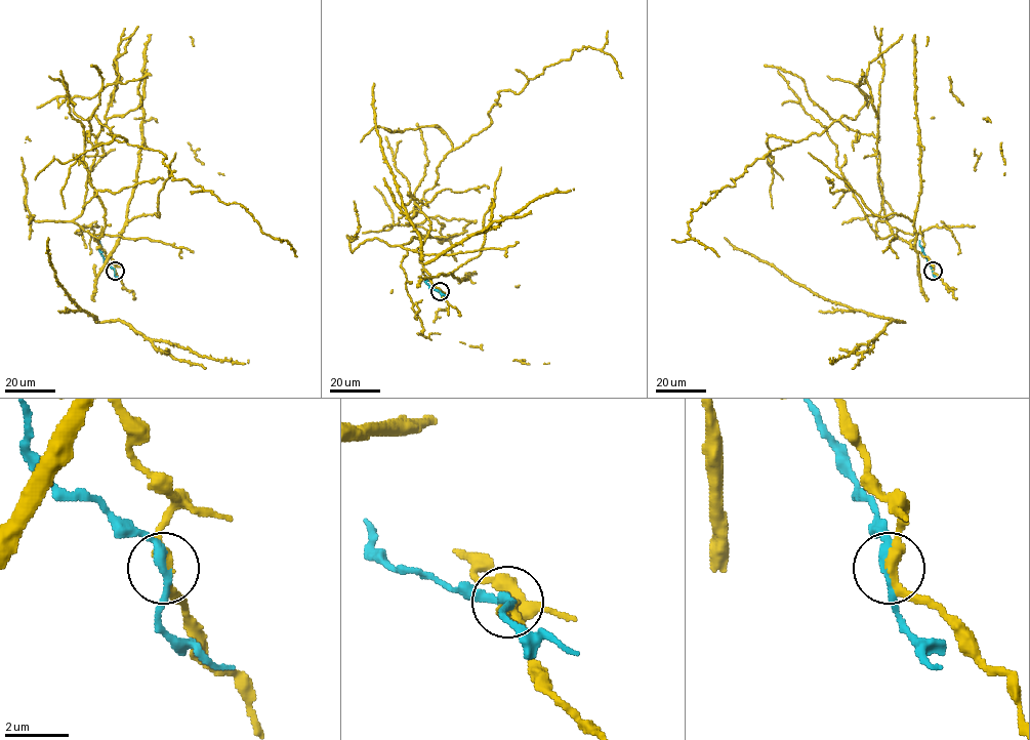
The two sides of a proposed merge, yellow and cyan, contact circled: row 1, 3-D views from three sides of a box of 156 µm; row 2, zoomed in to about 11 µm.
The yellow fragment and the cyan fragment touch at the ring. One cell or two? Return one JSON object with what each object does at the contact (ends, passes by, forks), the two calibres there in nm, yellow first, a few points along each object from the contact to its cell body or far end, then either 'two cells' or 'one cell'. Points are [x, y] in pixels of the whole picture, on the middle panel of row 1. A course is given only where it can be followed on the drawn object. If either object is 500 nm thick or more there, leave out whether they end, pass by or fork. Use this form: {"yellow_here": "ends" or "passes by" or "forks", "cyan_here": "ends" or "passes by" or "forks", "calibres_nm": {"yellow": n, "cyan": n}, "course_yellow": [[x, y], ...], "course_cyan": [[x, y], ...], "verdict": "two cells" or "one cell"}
{"yellow_here": "passes by", "cyan_here": "passes by", "calibres_nm": {"yellow": 320, "cyan": 280}, "course_yellow": [[440, 291], [399, 246], [471, 221], [396, 224], [445, 155], [575, 49], [622, 78]], "course_cyan": [[440, 291], [431, 289], [424, 278]], "verdict": "two cells"}

